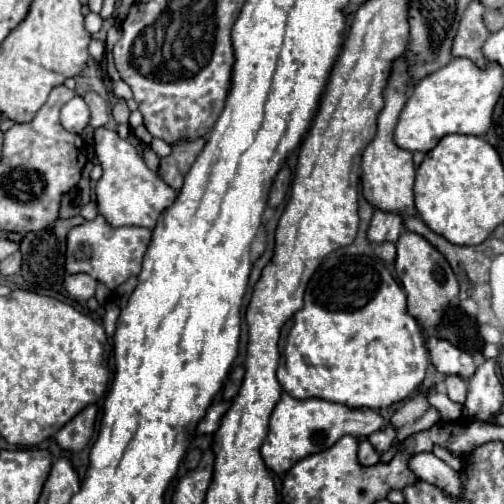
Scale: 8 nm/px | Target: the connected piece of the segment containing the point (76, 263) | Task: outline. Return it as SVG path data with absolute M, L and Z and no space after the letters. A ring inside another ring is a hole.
M98 215L92 221L72 227L72 231L68 233L66 271L88 273L96 281L104 283L108 289L116 289L130 275L140 273L142 257L146 253L150 237L152 237L152 231L146 227L112 227L102 215Z

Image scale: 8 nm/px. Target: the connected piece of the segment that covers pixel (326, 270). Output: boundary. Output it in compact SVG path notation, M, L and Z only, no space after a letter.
M328 255L322 265L318 267L318 271L312 275L308 287L306 287L306 295L304 295L304 307L300 311L296 311L280 337L280 367L278 367L278 381L282 385L282 389L292 395L294 399L328 399L334 403L348 403L348 407L368 407L368 409L386 409L396 401L406 399L422 381L426 375L426 365L428 365L428 357L426 357L426 339L422 335L420 325L416 323L414 317L408 315L406 311L406 295L400 289L400 285L394 281L394 277L390 275L390 271L384 267L382 261L378 261L378 257L368 257L368 255Z

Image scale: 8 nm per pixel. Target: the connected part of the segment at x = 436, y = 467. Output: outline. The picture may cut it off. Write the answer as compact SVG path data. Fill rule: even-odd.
M434 453L414 455L414 457L408 461L408 465L410 465L410 469L416 473L418 479L436 485L436 487L442 489L448 497L460 499L460 497L464 495L464 487L462 487L460 475L458 475L450 465L446 465L444 461L440 461Z

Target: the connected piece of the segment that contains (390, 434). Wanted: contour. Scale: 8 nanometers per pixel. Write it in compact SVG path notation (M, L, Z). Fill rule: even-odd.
M386 423L386 427L380 429L380 431L376 431L376 433L372 433L372 435L368 437L368 441L370 441L380 453L384 453L384 451L390 449L392 441L396 439L396 433L398 433L398 429L396 429L392 423Z

